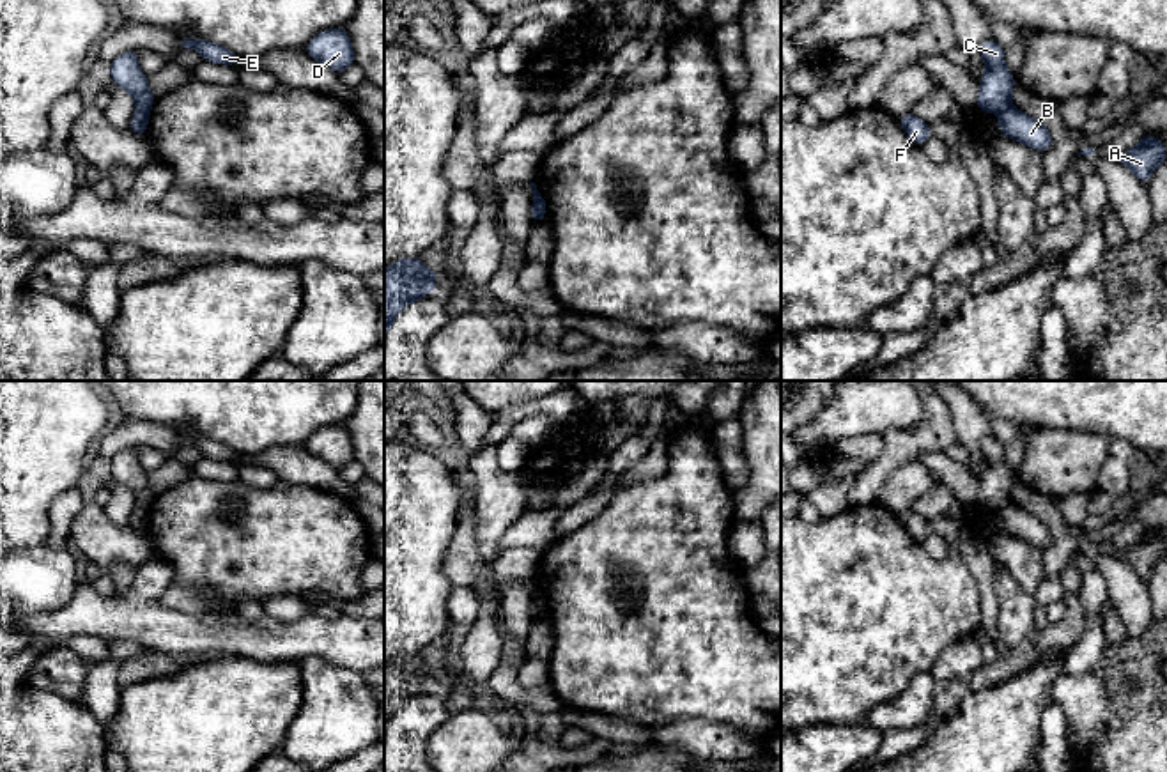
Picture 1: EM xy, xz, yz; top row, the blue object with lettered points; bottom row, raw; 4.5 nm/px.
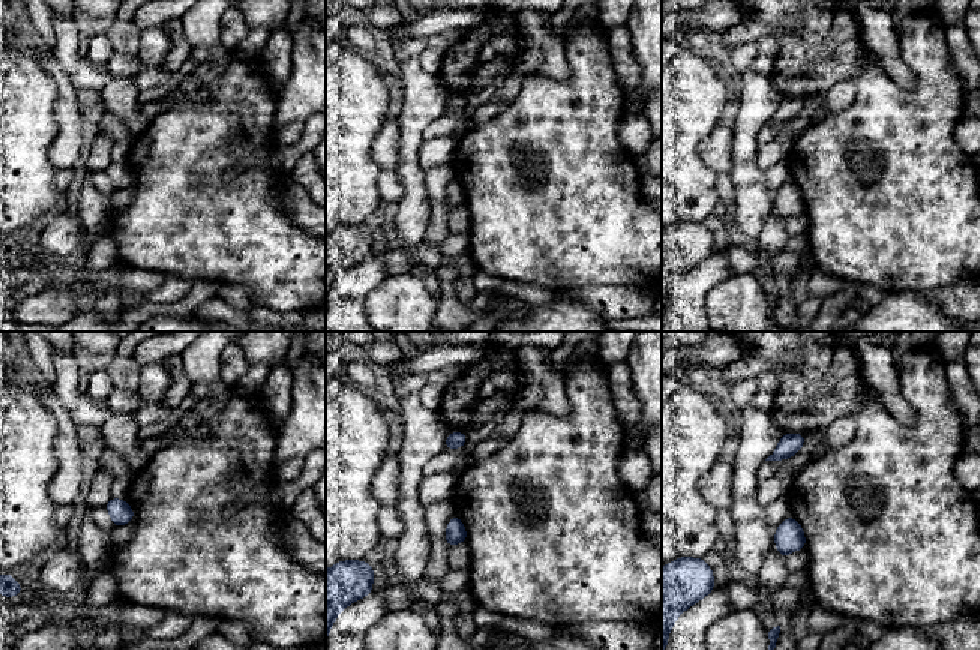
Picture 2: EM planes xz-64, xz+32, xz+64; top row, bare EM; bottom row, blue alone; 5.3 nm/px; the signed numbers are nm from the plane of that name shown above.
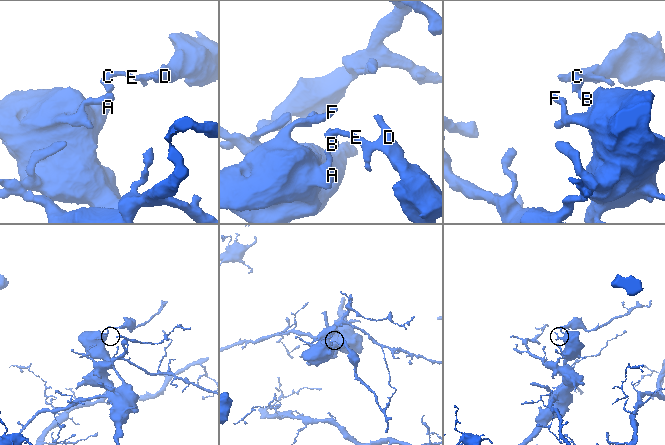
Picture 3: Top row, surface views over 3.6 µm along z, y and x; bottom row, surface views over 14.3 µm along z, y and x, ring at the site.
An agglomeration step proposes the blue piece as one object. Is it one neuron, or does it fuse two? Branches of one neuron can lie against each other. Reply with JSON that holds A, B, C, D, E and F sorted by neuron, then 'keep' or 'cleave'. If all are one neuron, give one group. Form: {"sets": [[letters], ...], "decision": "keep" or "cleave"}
{"sets": [["A", "B", "F"], ["C", "D", "E"]], "decision": "cleave"}

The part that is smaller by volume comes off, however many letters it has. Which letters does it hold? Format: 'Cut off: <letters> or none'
Cut off: C, D, E

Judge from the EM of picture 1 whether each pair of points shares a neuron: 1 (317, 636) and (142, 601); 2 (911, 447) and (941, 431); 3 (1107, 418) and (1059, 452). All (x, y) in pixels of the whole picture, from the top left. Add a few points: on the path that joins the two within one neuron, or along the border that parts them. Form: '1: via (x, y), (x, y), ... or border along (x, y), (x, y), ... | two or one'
1: via (273, 636), (186, 633) | one
2: via (918, 440), (934, 434) | one
3: border along (1047, 425), (1098, 432), (1109, 440) | two

